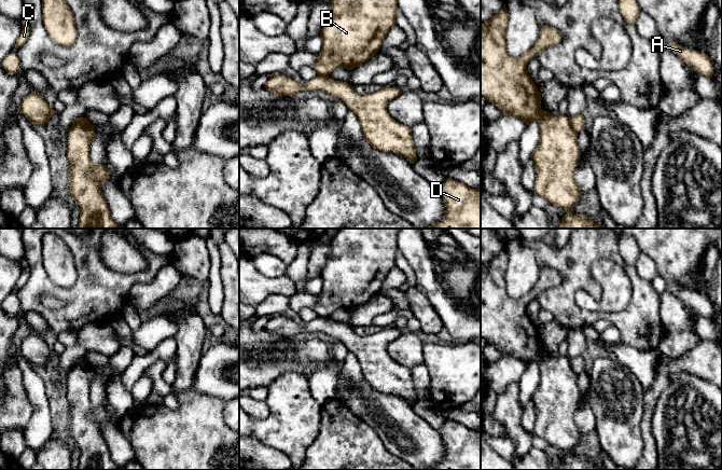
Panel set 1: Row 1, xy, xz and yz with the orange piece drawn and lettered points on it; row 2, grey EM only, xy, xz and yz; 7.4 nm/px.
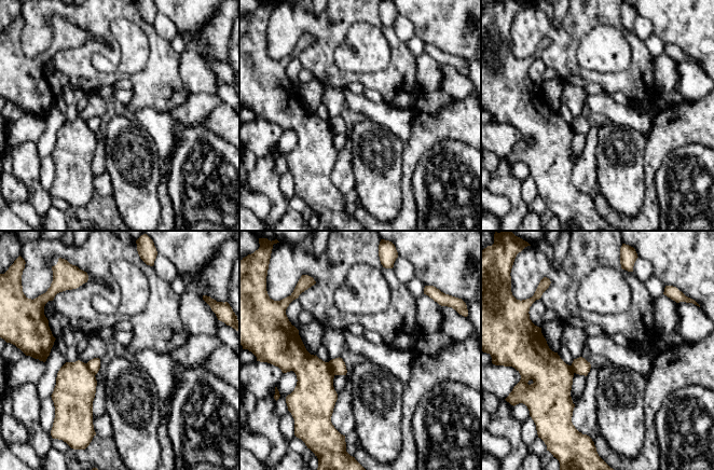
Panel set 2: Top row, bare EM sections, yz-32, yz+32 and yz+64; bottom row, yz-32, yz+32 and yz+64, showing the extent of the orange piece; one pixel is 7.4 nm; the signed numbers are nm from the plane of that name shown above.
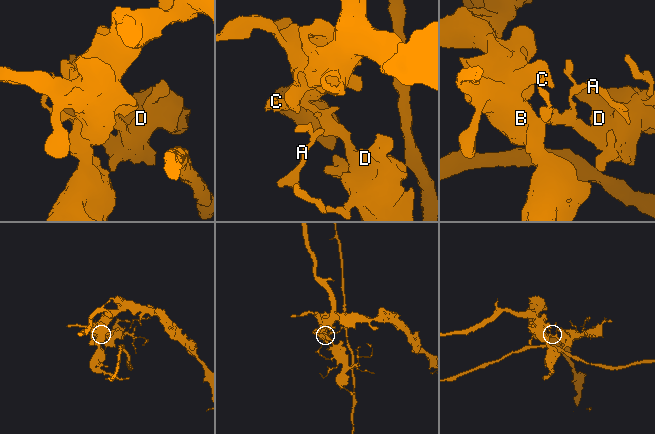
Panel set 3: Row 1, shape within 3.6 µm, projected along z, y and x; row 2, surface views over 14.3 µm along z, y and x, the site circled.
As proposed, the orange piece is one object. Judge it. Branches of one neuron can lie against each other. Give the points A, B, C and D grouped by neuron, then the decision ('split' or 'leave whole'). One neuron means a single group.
groups A C D / B; split

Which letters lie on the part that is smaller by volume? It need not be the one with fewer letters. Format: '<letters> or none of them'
A, C, D

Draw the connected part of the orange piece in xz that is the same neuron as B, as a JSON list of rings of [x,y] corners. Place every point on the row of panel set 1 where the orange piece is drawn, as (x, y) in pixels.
[[[331,0],[329,16],[320,31],[322,47],[313,66],[319,77],[338,68],[351,70],[376,55],[388,31],[395,25],[398,0]]]

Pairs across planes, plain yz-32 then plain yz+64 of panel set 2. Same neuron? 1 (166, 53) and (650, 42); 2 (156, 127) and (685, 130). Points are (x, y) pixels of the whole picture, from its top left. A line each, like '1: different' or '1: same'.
1: different
2: different

